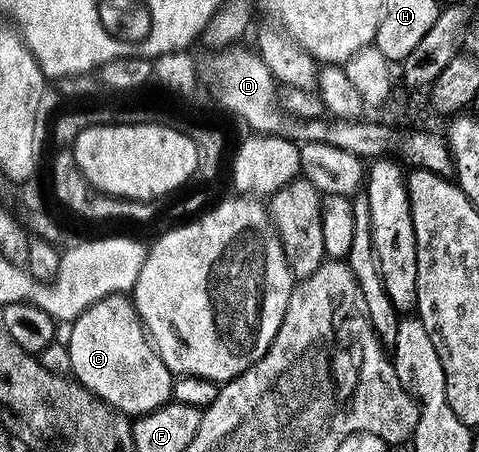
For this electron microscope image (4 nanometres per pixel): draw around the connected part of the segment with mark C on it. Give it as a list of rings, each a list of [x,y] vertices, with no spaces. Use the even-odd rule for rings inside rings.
[[[131,295],[107,296],[94,302],[77,320],[71,321],[69,328],[72,329],[68,332],[66,343],[70,350],[71,375],[81,386],[89,388],[98,398],[105,400],[111,408],[117,408],[129,418],[135,418],[158,410],[172,400],[174,373],[152,347]]]

